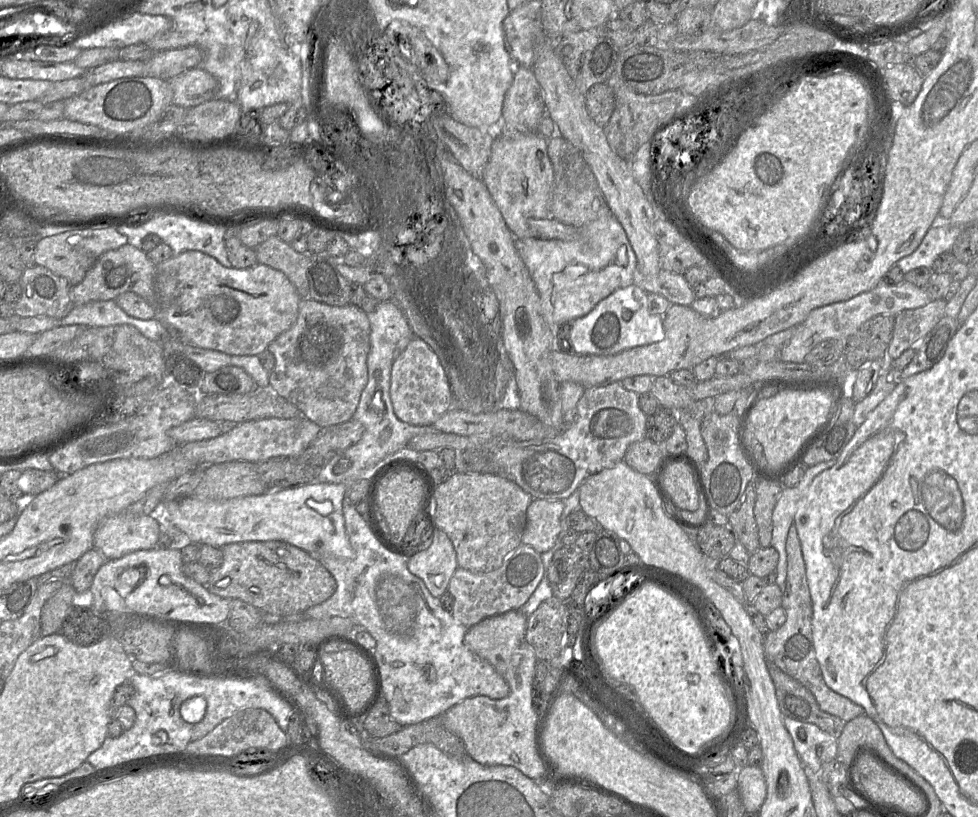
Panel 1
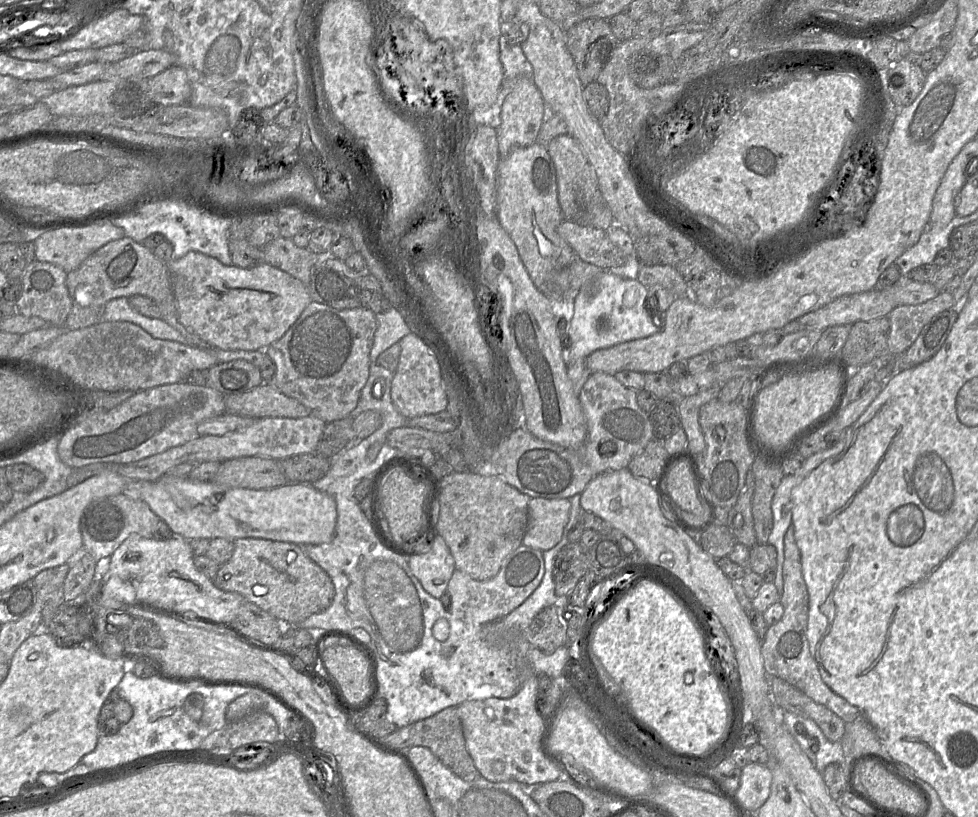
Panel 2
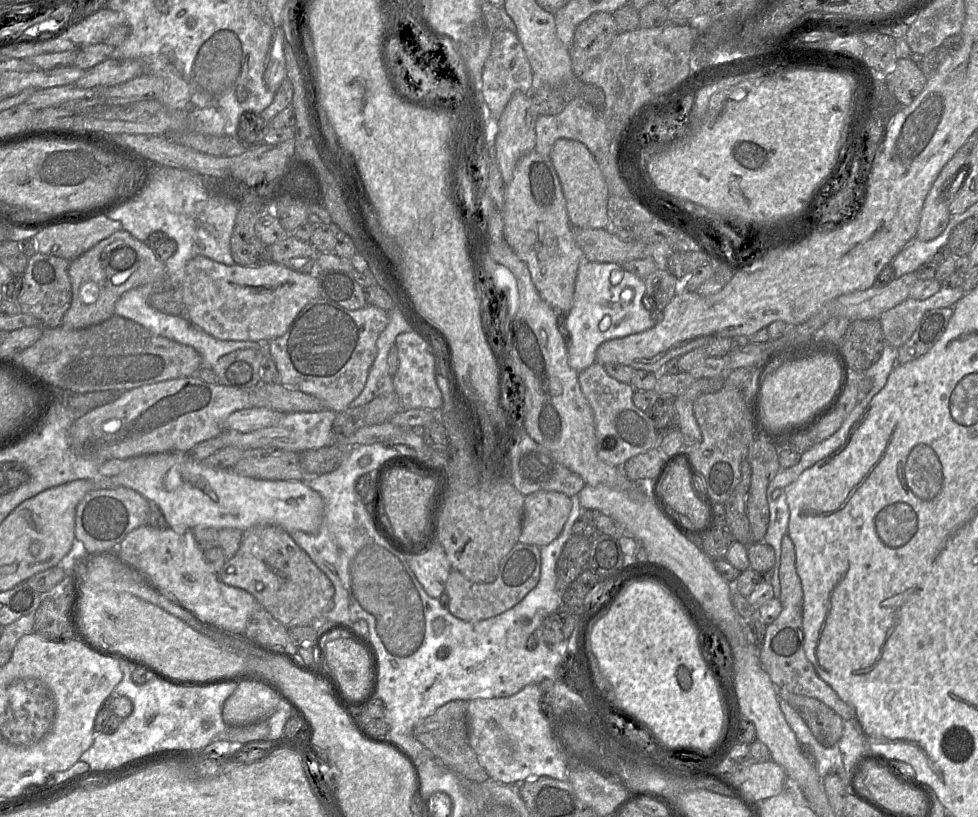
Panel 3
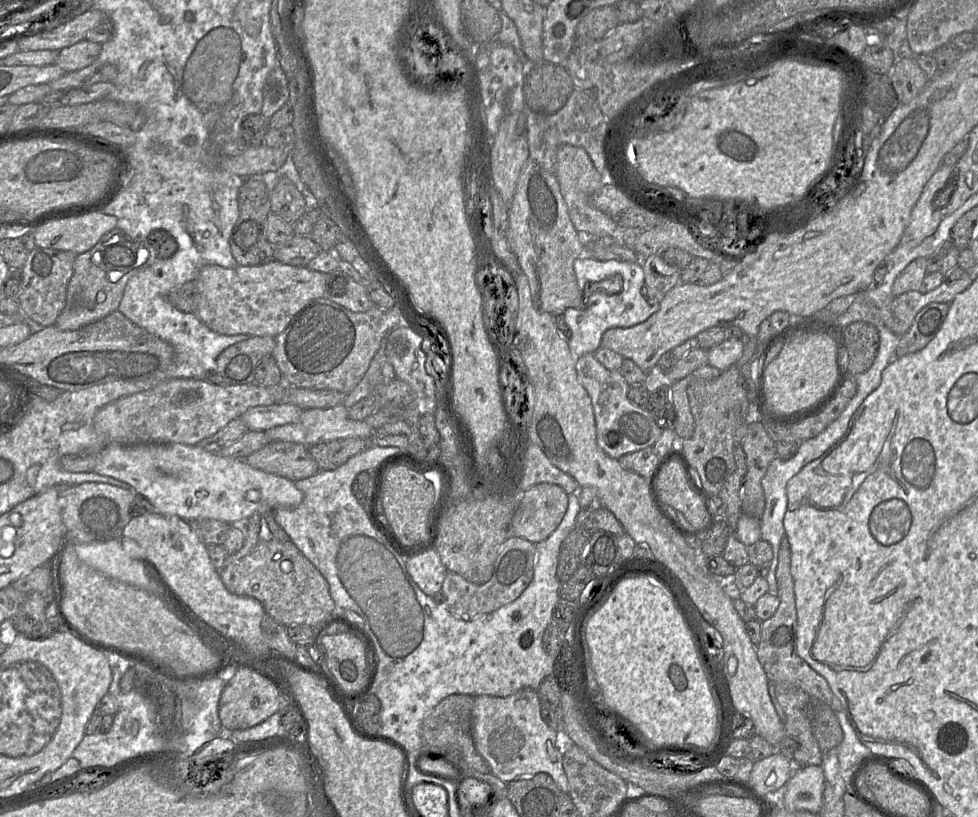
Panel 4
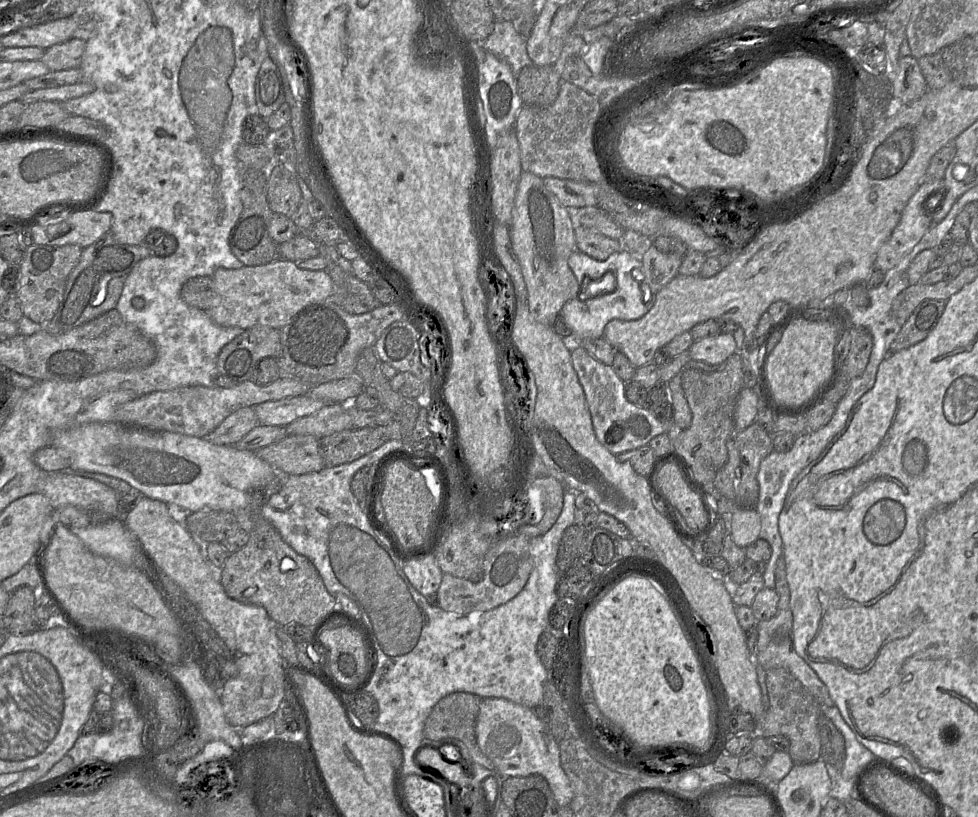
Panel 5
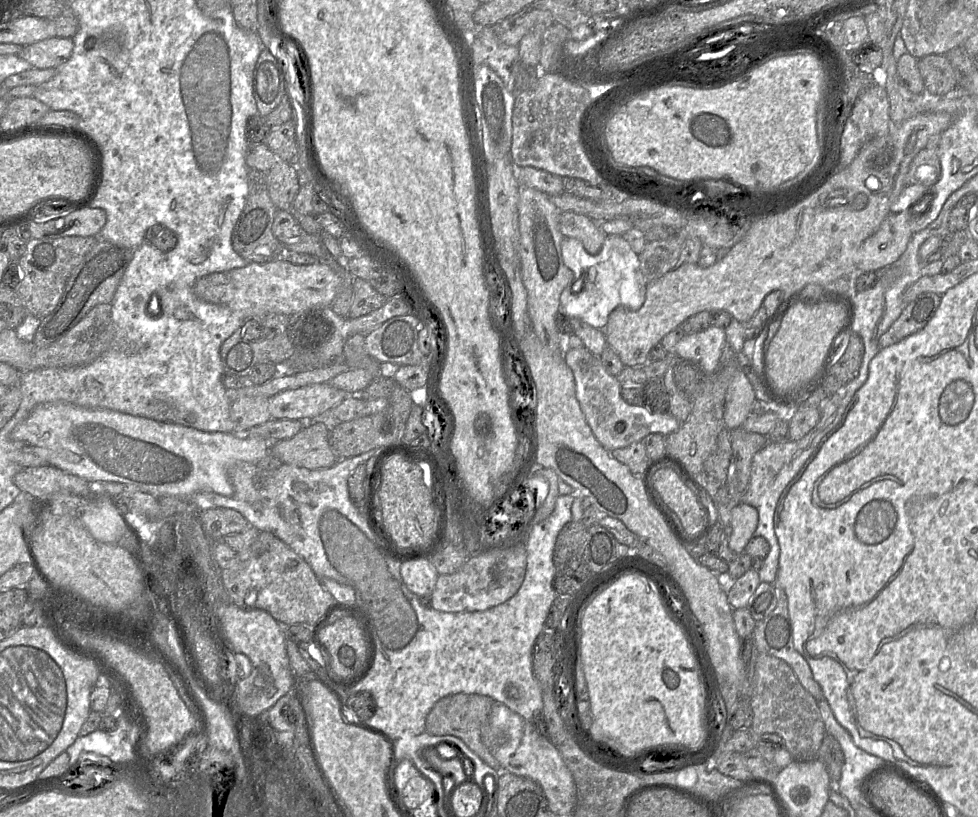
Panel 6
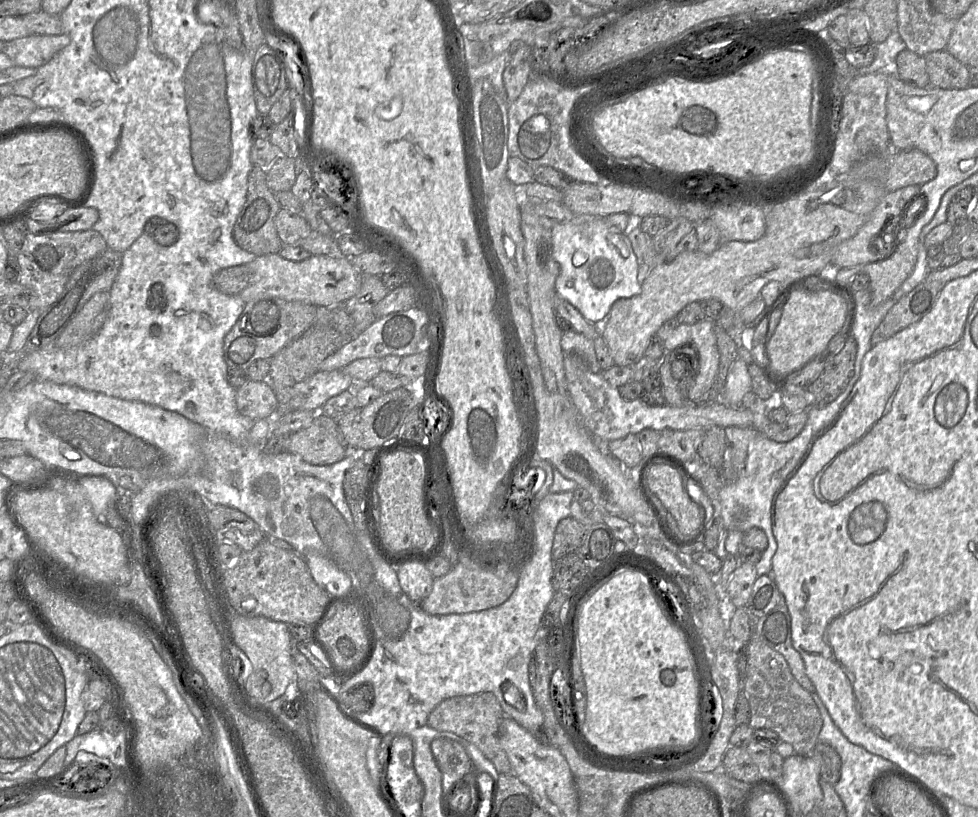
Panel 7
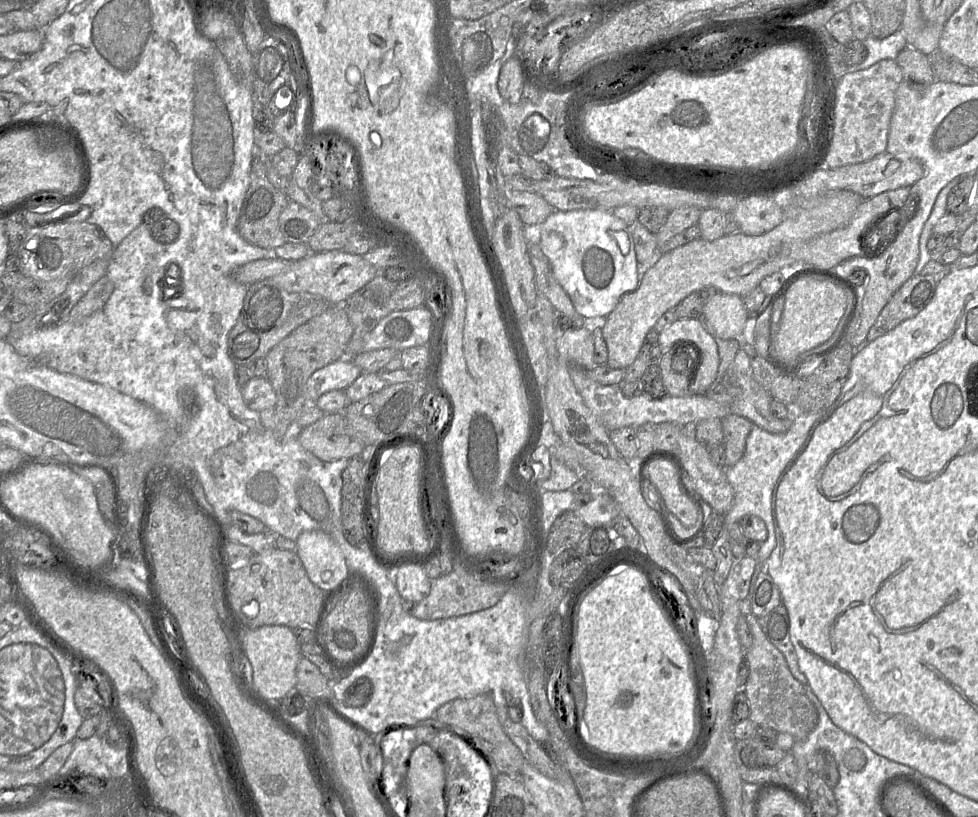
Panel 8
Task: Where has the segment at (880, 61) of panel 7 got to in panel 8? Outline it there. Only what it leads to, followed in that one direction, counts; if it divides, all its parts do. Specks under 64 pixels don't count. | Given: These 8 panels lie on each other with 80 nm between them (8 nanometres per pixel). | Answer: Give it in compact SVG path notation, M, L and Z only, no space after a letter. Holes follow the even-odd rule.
M901 29L883 39L878 39L870 34L863 42L867 48L866 58L859 64L847 67L847 73L867 69L884 59L896 60L899 52L907 46Z

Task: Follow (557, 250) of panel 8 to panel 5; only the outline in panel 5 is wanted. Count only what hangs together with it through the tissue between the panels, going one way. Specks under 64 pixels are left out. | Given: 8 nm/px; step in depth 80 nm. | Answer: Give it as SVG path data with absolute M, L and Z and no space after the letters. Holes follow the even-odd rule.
M576 250L570 255L568 265L580 285L580 293L567 301L560 313L581 341L603 337L609 321L639 319L653 306L655 295L644 281L636 281L631 274L633 269L642 269L642 262L628 251L616 252L606 260L598 261Z

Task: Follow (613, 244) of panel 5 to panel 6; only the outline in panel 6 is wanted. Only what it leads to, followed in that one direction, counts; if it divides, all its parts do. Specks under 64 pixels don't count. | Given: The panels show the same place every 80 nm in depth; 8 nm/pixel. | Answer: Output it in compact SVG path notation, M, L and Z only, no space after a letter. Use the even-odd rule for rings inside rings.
M561 211L559 230L564 237L579 240L591 255L595 255L601 250L607 236L594 220L572 211Z

